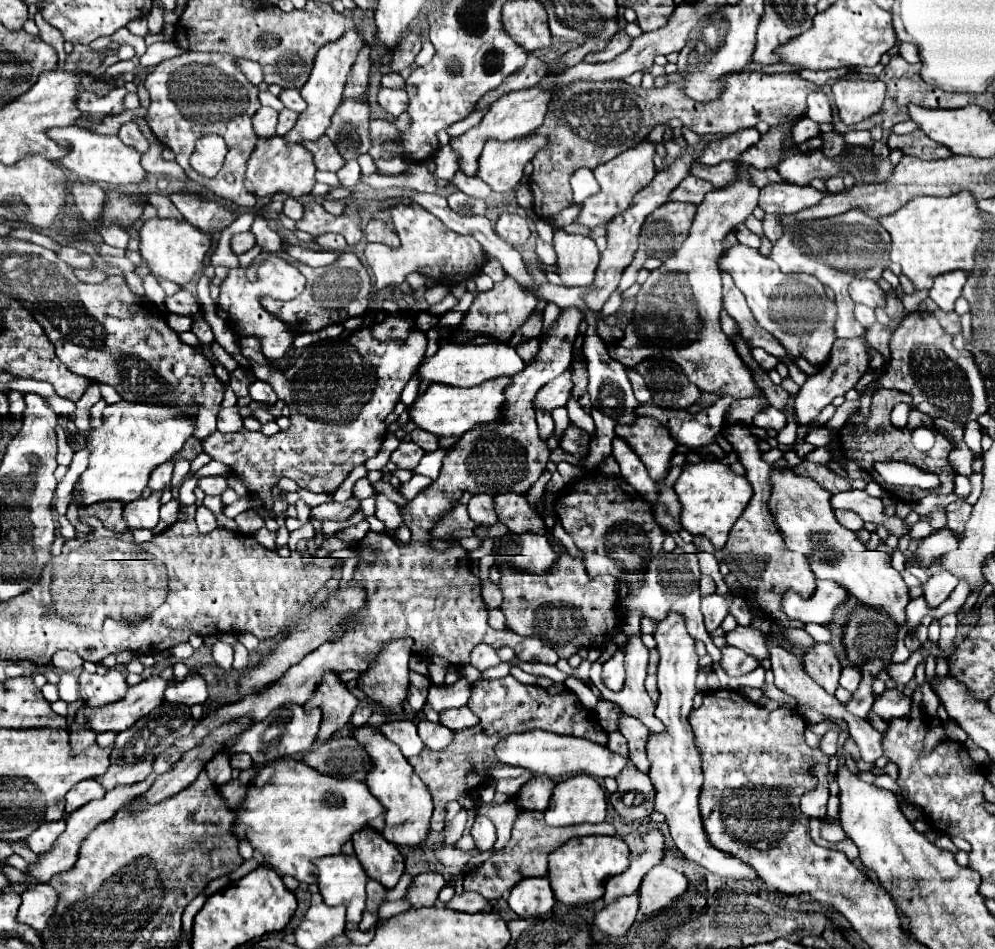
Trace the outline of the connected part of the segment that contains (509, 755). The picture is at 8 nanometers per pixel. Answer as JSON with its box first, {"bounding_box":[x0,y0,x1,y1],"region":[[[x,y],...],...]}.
{"bounding_box":[495,731,627,777],"region":[[[525,731],[525,733],[511,733],[505,739],[501,739],[495,745],[495,755],[511,767],[523,767],[537,775],[547,777],[565,777],[565,775],[591,775],[591,777],[617,777],[623,767],[627,765],[627,759],[619,753],[613,753],[611,749],[593,743],[589,739],[579,739],[571,735],[559,735],[553,731]]]}

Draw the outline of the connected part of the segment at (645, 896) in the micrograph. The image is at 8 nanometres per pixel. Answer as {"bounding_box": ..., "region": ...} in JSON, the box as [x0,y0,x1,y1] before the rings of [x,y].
{"bounding_box":[641,865,689,915],"region":[[[661,865],[653,867],[651,873],[641,883],[641,915],[653,915],[655,911],[667,907],[673,899],[689,889],[689,881],[683,873]]]}

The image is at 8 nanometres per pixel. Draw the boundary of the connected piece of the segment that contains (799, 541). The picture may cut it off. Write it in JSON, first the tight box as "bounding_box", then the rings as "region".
{"bounding_box":[769,467,911,627],"region":[[[773,467],[769,509],[771,515],[775,515],[775,525],[783,533],[787,549],[803,553],[817,579],[835,579],[837,583],[843,583],[859,603],[887,613],[897,627],[905,623],[905,607],[911,601],[909,587],[901,573],[891,567],[891,555],[885,551],[869,551],[853,531],[839,525],[833,515],[829,491],[791,469]]]}

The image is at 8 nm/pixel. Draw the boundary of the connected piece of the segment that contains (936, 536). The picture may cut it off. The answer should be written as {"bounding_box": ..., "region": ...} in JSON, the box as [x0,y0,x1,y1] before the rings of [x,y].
{"bounding_box":[917,529,959,567],"region":[[[951,529],[935,531],[929,537],[921,539],[919,549],[917,549],[917,557],[921,559],[921,565],[929,567],[933,561],[943,557],[947,551],[953,551],[957,545],[959,545],[959,539],[957,539],[955,531],[951,531]]]}

